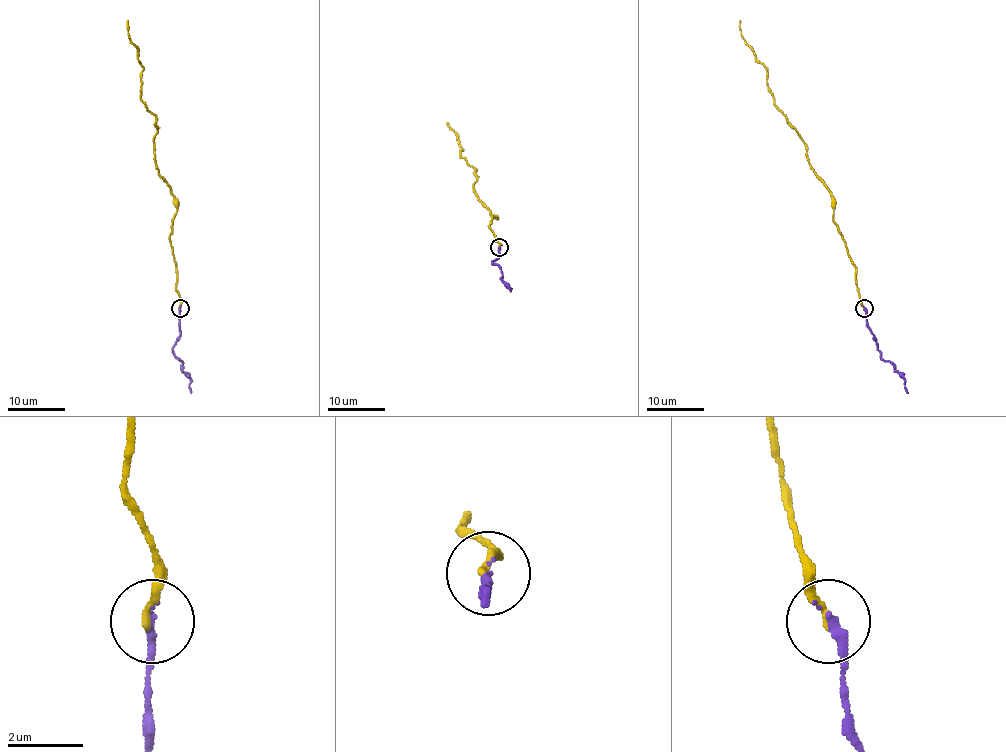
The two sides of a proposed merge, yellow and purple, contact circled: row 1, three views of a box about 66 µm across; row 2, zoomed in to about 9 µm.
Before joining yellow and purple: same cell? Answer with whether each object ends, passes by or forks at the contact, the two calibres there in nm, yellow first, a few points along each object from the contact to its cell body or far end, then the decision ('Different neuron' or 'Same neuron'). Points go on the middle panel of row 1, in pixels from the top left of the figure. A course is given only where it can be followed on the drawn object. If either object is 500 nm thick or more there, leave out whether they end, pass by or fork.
At the ring yellow ends. At the ring purple ends. Thickness 190 nm (yellow) against 240 nm. Course of yellow: (498, 248), (490, 224), (495, 216), (474, 192), (475, 169), (460, 157), (463, 149), (457, 134), (447, 124). Course of purple: (500, 248), (500, 256), (493, 261), (500, 268), (501, 279), (510, 291). Same neuron

